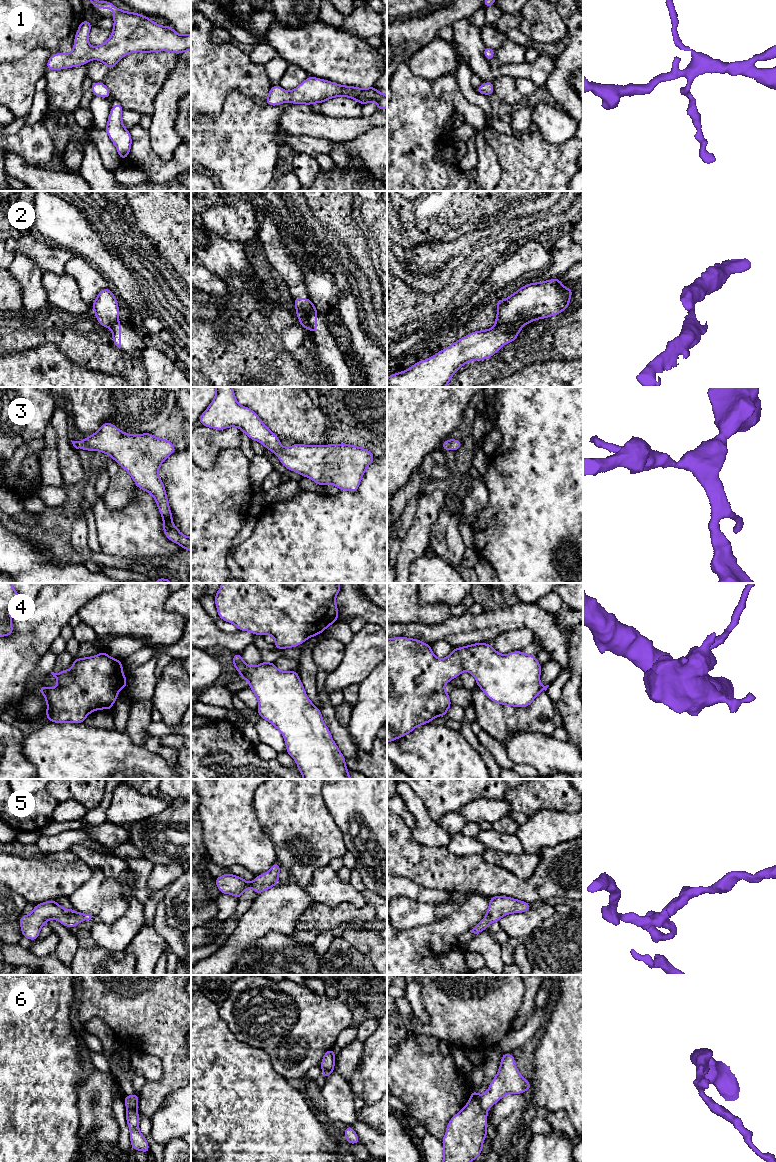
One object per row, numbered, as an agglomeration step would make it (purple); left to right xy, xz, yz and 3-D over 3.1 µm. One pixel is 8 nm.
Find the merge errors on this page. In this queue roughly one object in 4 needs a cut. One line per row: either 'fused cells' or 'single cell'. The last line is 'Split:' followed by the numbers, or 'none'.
1: single cell
2: fused cells
3: single cell
4: single cell
5: single cell
6: fused cells
Split: 2, 6

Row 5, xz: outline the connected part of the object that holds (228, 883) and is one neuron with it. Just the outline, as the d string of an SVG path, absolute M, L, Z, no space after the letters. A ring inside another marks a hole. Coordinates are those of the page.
M276 861L269 871L256 876L252 883L248 883L242 877L226 873L215 878L215 884L220 893L233 895L238 900L249 888L254 889L256 891L256 896L258 896L261 892L275 887L275 885L281 881L281 879L278 878L280 868L280 864Z

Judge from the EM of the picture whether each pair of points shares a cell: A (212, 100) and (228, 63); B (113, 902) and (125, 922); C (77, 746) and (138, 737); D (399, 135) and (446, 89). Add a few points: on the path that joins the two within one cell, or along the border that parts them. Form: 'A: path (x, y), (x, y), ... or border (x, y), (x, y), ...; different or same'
A: path (212, 91), (212, 79), (219, 72); same
B: border (129, 893), (126, 911), (112, 923), (104, 924); different
C: border (125, 733), (132, 742), (141, 746); different
D: border (431, 82), (433, 93), (448, 100), (455, 111); different

